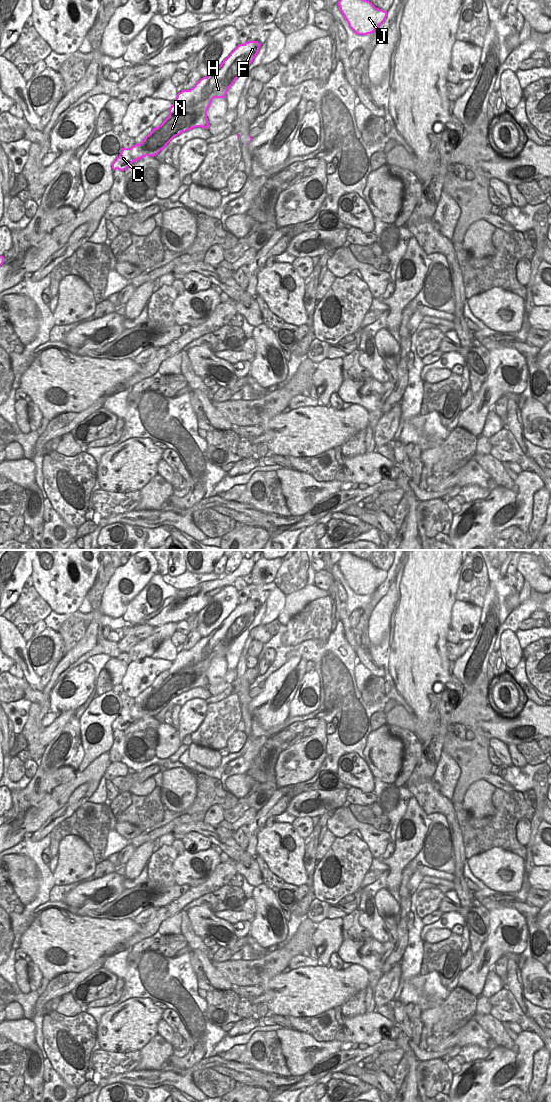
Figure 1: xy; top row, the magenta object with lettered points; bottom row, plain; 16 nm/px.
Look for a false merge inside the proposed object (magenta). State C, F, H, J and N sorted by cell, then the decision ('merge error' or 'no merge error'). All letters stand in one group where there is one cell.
C F H J N | no merge error

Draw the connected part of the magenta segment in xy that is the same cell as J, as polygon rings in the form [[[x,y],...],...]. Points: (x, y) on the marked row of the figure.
[[[339,0],[337,4],[349,27],[358,35],[373,33],[387,17],[387,11],[376,8],[368,0]]]

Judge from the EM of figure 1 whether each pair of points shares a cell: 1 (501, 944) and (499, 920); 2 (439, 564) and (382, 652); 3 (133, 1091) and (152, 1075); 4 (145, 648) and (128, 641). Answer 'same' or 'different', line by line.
1: same
2: different
3: different
4: different

